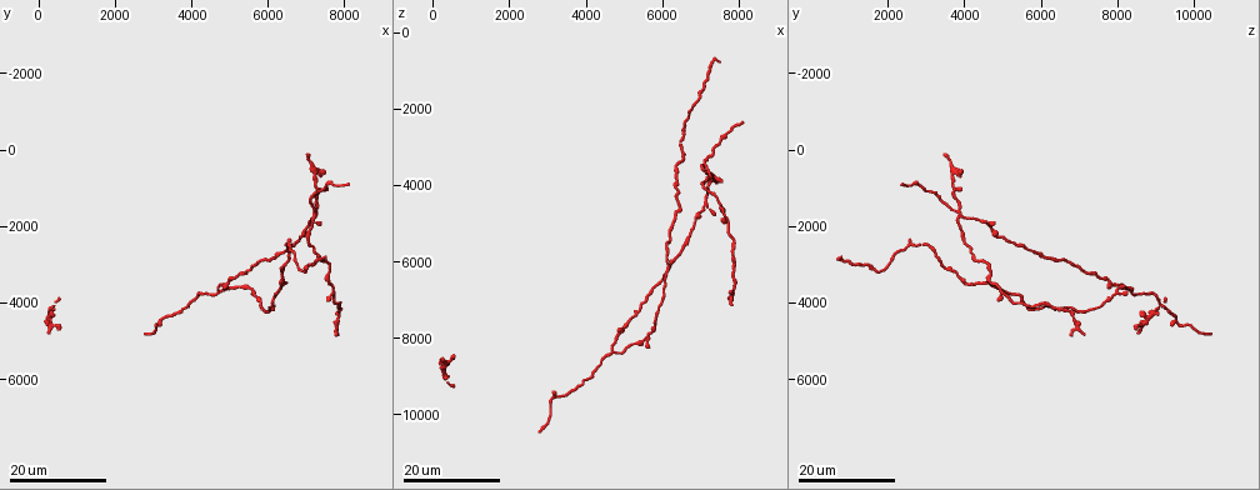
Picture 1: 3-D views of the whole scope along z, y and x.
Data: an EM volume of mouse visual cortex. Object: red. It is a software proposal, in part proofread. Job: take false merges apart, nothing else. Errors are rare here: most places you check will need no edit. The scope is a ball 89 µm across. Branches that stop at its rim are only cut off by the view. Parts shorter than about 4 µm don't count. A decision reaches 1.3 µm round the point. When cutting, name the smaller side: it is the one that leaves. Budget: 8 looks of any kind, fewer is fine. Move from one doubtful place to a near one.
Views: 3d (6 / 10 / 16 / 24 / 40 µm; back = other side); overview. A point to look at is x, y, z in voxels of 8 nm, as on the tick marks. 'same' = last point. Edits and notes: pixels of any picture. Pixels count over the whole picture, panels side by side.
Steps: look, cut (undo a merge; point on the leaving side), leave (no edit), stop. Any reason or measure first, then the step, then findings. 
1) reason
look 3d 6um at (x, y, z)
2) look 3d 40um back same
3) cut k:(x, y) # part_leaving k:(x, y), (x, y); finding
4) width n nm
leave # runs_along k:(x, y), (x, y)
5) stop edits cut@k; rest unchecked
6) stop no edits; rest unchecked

thick turns thin
look 3d 16um at (6650, 2450, 5400)

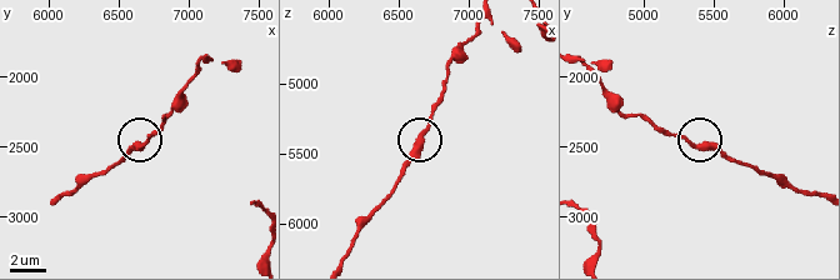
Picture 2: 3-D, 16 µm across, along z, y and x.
zoom in
look 3d 6um at (6640, 2520, 5380)

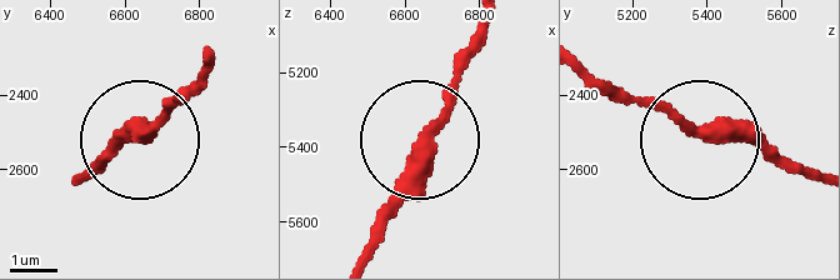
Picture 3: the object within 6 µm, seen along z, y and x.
leave # runs_along 3:(73, 180), (191, 88); continuous, no second cell

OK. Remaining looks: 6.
sudden change in width
look 3d 24um at (7000, 2150, 4800)

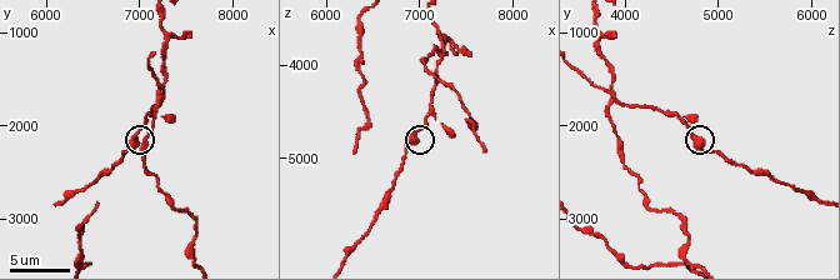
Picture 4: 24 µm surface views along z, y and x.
look 3d 6um at (6950, 2100, 4700)

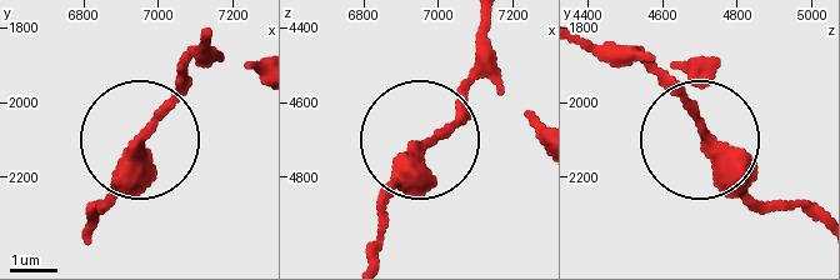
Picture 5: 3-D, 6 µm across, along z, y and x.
leave # runs_along 5:(368, 258), (391, 175), (444, 126), (475, 71); continuous, no second cell

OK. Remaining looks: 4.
arms part here
look 3d 6um at (7200, 1700, 3850)

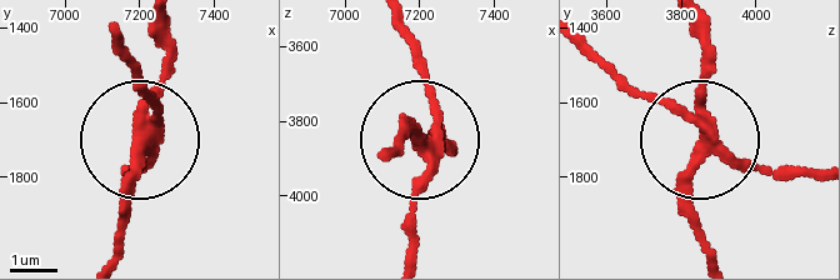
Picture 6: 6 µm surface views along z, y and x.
width 270 nm
cut 6:(121, 203) # part_leaving 6:(154, 144), (114, 259); a second cell is stuck on

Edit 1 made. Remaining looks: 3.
look 3d 24um at (3000, 4550, 9600)

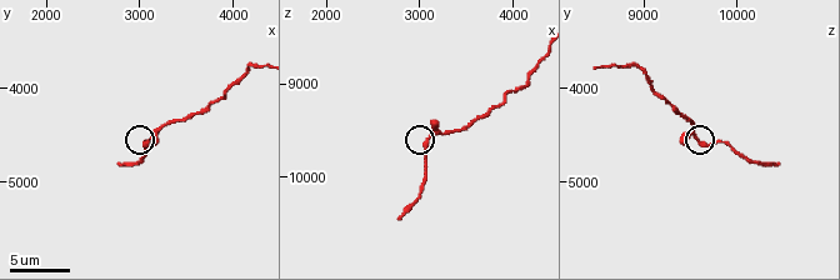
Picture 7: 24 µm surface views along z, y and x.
look 3d 6um at (3100, 4600, 9650)

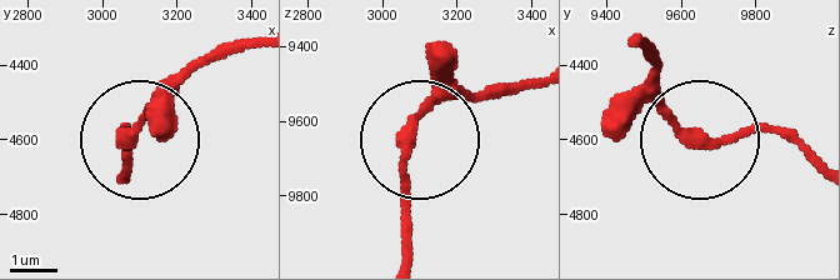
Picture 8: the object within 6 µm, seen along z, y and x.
leave # runs_along 8:(530, 83), (459, 95), (423, 119), (399, 179), (399, 246); all the same cell

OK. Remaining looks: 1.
stop edits cut@6; rest unchecked

